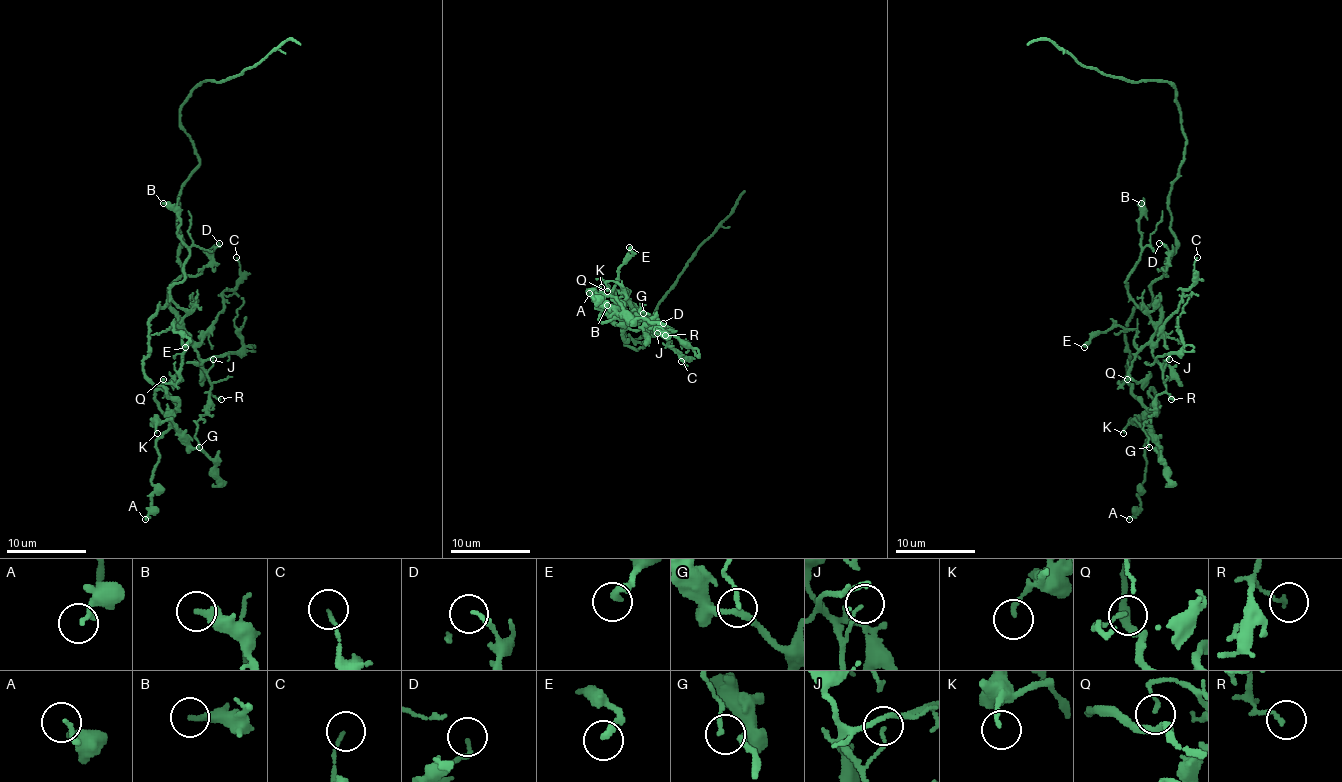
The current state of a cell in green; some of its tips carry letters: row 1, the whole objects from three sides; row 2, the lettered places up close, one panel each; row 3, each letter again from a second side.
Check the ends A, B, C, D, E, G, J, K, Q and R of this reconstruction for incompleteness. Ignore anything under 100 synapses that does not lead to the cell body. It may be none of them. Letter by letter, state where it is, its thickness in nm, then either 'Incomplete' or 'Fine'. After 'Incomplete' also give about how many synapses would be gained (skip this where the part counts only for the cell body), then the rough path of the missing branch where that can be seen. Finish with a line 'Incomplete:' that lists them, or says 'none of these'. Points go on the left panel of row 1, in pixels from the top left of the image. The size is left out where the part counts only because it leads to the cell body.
A: Place: (145, 519). Thickness 170 nm. Fine
B: Place: (163, 203). Thickness 300 nm. Fine
C: Place: (236, 257). Thickness 100 nm. Fine
D: Place: (219, 243). Thickness 150 nm. Fine
E: Place: (185, 347). Thickness 300 nm. Fine
G: Place: (199, 447). Thickness 130 nm. Fine
J: Place: (213, 359). Thickness 100 nm. Fine
K: Place: (157, 433). Thickness 160 nm. Fine
Q: Place: (163, 379). Thickness 80 nm. Fine
R: Place: (221, 399). Thickness 160 nm. Fine
Incomplete: none of these

